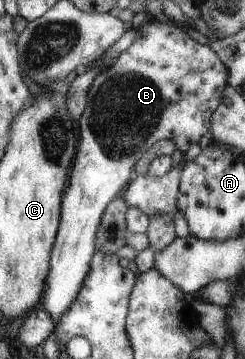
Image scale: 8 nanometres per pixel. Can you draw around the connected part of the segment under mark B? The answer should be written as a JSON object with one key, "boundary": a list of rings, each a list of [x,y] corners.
{"boundary":[[[154,17],[136,28],[135,33],[129,47],[91,80],[83,111],[77,119],[80,127],[78,151],[70,171],[70,184],[62,197],[62,219],[54,237],[54,248],[50,251],[50,271],[46,277],[46,291],[40,301],[40,307],[50,314],[55,324],[75,301],[82,281],[86,279],[91,256],[96,251],[98,225],[106,205],[128,185],[143,153],[159,140],[171,140],[182,152],[193,143],[199,143],[203,133],[210,129],[210,117],[225,91],[225,67],[208,44],[201,45],[176,24],[159,22]]]}

